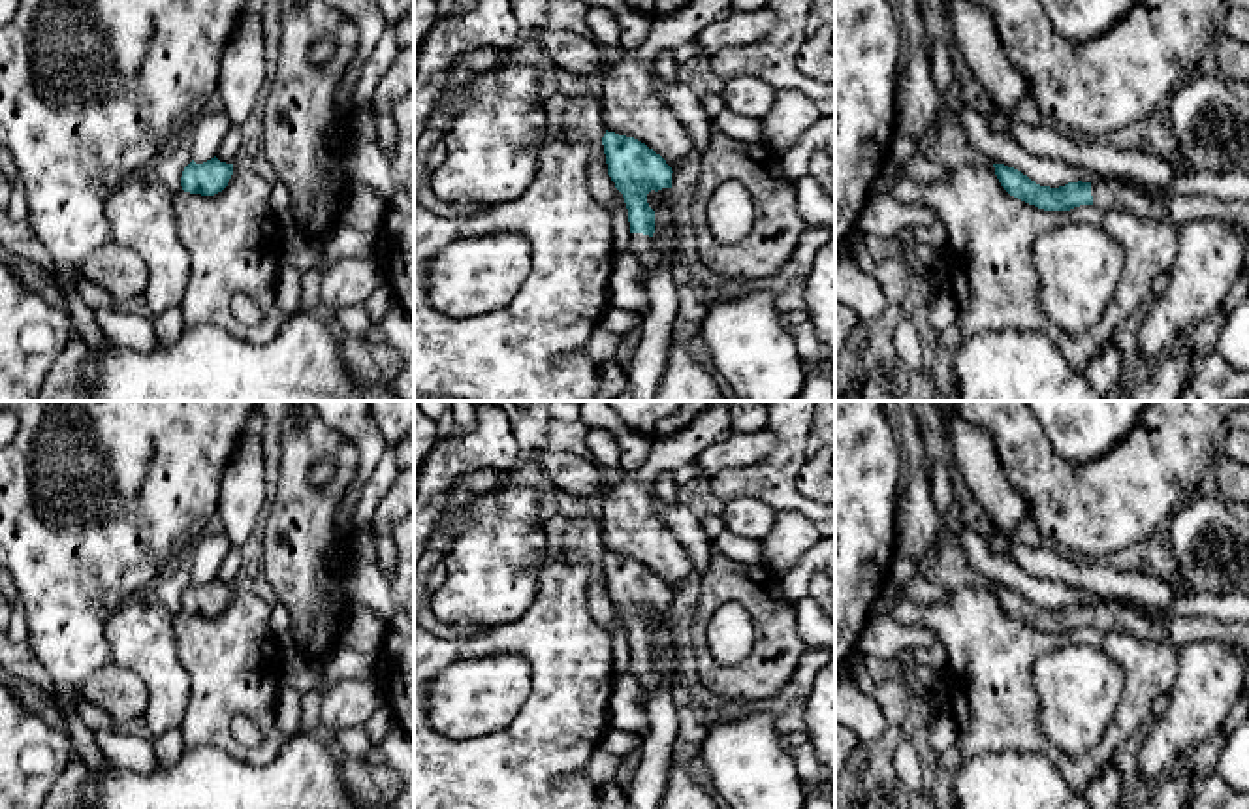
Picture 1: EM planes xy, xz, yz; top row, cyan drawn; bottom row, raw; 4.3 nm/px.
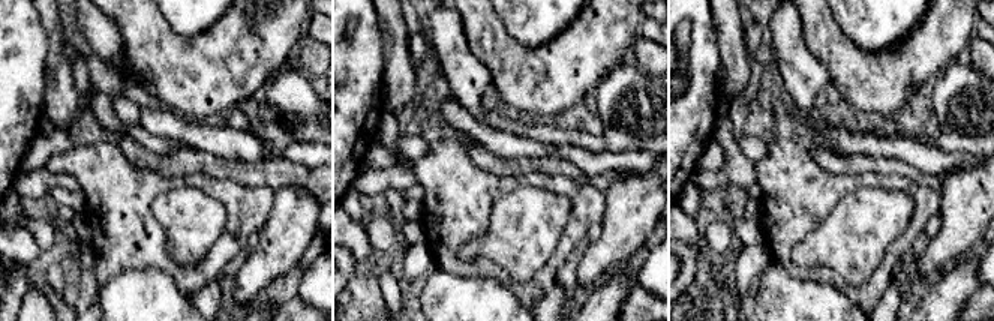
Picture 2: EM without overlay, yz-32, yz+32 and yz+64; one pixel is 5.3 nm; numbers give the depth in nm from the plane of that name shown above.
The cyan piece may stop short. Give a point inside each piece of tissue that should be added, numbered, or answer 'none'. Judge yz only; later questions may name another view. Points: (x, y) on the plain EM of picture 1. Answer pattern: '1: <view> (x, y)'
1: yz (1106, 616)

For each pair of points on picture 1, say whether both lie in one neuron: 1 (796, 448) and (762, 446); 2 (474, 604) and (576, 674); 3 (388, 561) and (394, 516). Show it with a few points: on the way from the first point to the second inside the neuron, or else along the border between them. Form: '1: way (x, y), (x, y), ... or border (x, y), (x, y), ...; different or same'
1: border (775, 435), (775, 444), (764, 458), (732, 467); different
2: border (535, 593), (533, 604), (520, 618), (486, 629); different
3: way (386, 550), (386, 527); same

